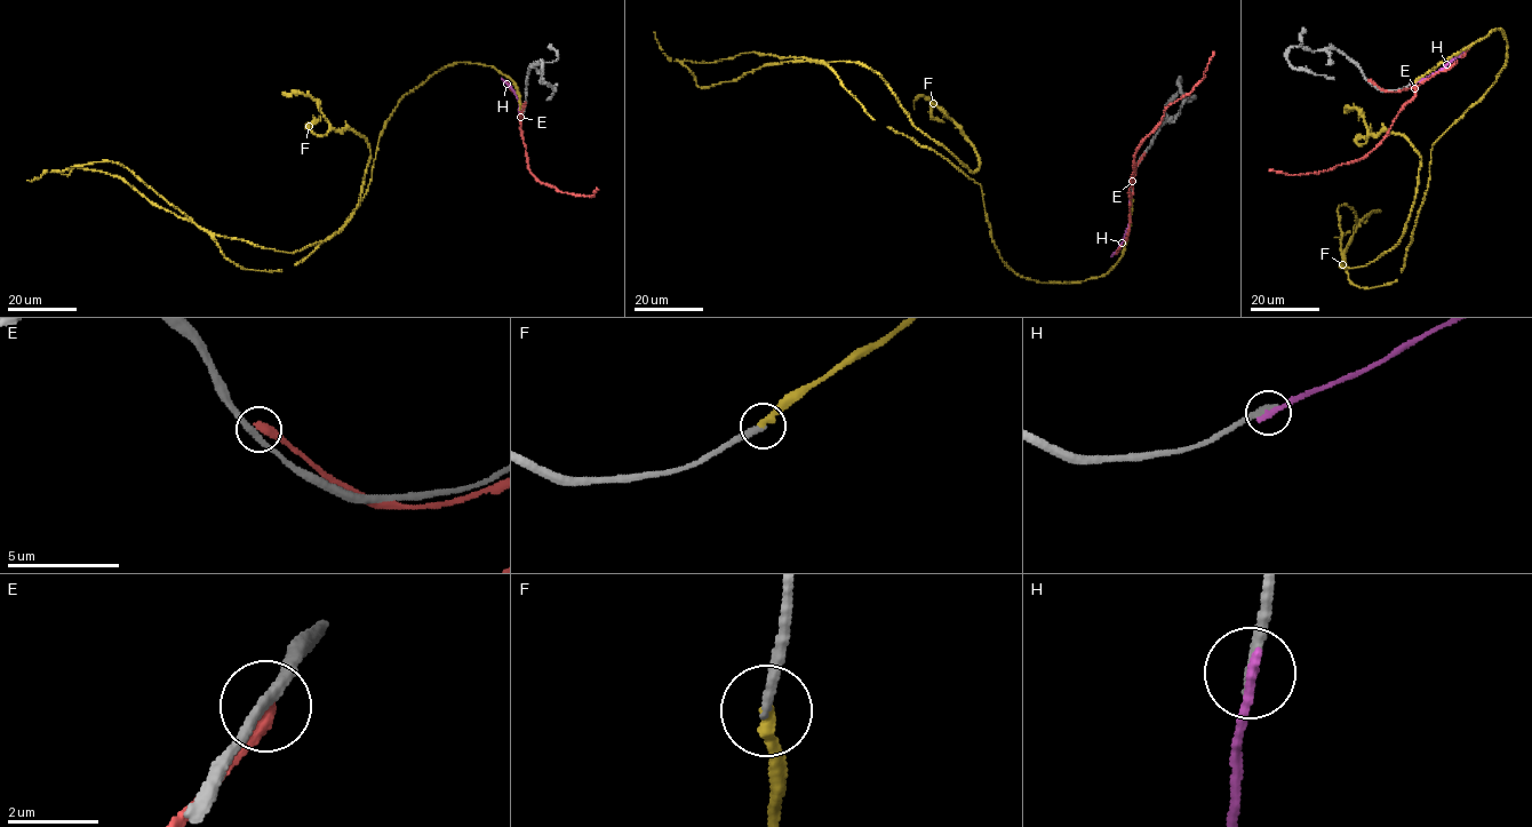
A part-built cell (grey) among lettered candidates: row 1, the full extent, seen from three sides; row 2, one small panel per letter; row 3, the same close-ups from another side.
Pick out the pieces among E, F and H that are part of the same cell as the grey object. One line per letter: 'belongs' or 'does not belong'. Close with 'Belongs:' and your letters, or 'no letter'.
E: does not belong
F: belongs
H: does not belong
Belongs: F

